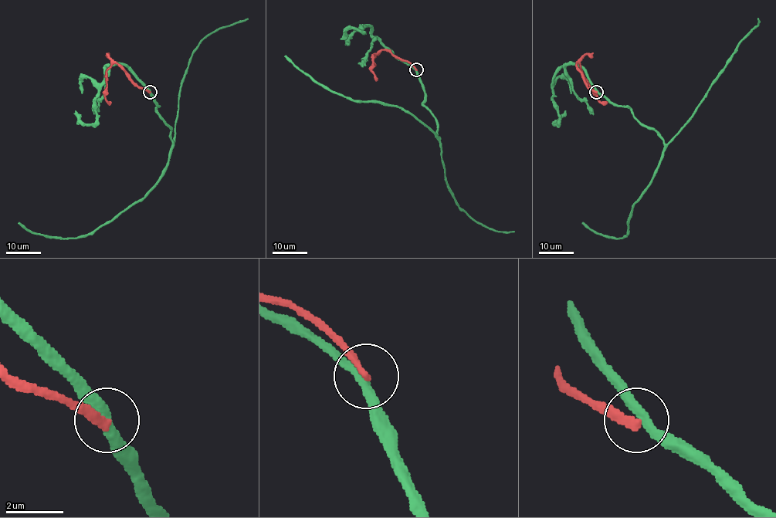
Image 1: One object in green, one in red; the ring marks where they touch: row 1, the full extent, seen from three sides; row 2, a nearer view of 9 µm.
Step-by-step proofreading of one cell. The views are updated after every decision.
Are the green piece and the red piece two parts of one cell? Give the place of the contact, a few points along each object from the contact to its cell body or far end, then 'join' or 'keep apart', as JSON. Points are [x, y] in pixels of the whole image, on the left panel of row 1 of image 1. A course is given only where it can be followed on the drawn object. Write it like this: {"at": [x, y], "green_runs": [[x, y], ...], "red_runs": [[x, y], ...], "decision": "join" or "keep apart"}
{"at": [150, 92], "green_runs": [[149, 91], [173, 141], [156, 184], [112, 220], [79, 237], [51, 238], [18, 223]], "red_runs": [[150, 91], [139, 87], [115, 63], [106, 70], [105, 97], [109, 102]], "decision": "keep apart"}

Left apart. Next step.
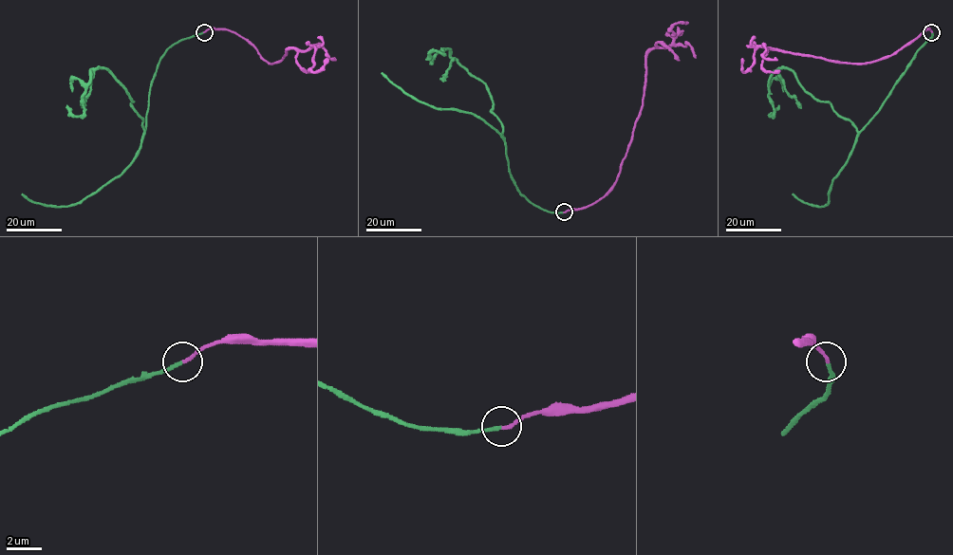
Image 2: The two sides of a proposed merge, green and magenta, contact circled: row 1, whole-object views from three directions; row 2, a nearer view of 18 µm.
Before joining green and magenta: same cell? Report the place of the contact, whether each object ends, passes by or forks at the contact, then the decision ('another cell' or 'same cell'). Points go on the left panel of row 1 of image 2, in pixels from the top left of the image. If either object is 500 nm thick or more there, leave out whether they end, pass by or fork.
place (204, 32); green ends; magenta ends; same cell

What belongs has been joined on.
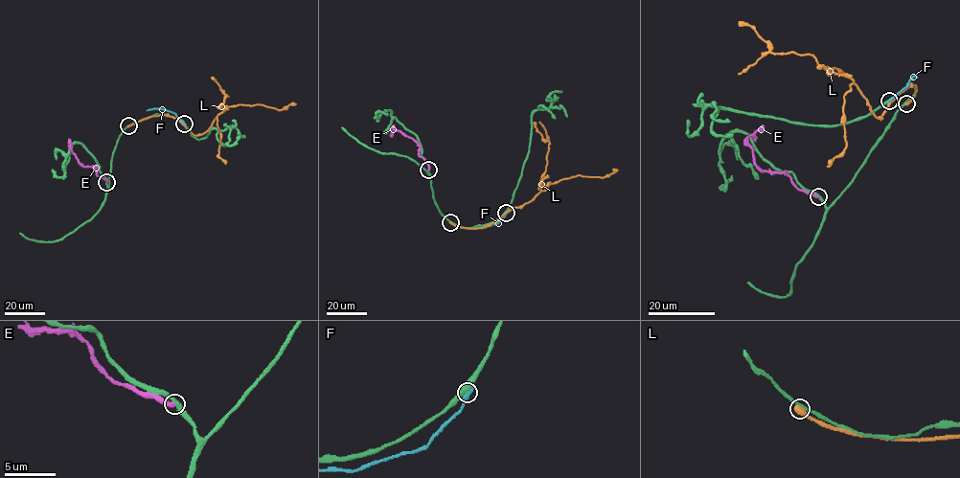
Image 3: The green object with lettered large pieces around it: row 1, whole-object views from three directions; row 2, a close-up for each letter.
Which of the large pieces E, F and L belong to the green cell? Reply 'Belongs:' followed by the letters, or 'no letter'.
Belongs: no letter

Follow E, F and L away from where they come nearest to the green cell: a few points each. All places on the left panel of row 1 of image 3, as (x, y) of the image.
E: (106, 181), (97, 174), (98, 168), (83, 167), (80, 163), (71, 149), (69, 139)
F: (184, 124), (171, 112), (147, 110)
L: (128, 125), (168, 115), (194, 135), (204, 133), (223, 110), (218, 107), (227, 96), (211, 77)

